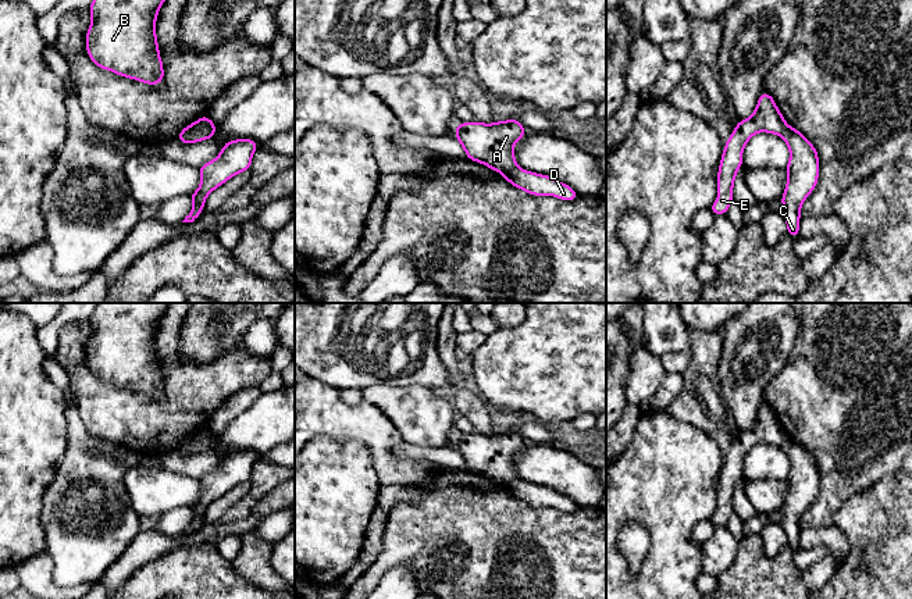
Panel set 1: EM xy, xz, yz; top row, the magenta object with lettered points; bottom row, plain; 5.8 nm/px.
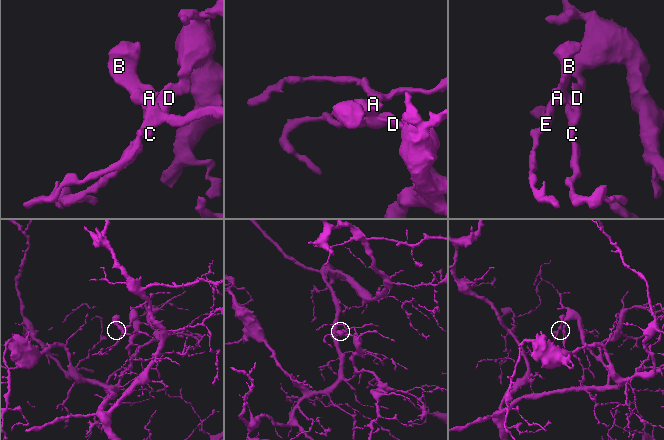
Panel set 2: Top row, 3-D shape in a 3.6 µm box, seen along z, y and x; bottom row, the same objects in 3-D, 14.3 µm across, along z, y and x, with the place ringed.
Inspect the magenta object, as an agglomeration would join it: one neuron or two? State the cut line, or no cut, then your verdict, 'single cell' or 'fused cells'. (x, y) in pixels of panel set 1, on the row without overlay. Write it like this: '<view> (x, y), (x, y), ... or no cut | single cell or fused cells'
no cut | single cell

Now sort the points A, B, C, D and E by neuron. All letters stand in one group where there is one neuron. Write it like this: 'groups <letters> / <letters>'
groups A B C D E

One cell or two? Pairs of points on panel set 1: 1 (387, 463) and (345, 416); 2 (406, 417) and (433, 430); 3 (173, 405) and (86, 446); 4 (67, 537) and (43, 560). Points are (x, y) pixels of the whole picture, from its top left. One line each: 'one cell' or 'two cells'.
1: one cell
2: one cell
3: two cells
4: two cells

